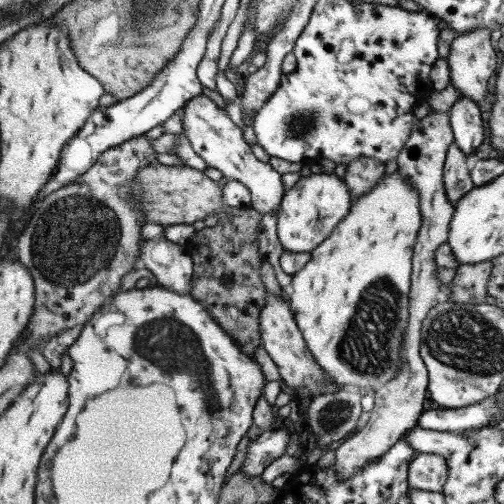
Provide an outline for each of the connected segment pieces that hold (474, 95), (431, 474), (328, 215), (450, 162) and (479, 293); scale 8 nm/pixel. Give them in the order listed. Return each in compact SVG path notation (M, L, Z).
M473 29L467 33L456 35L451 42L449 53L445 58L448 66L448 79L451 87L461 97L468 98L471 102L479 105L487 96L487 82L496 74L497 56L491 47L490 33L487 29Z
M416 453L408 462L408 488L429 493L442 493L447 478L444 458L437 454Z
M310 173L308 176L301 177L289 190L284 192L280 200L276 216L276 235L283 250L289 252L311 252L316 244L322 243L327 235L333 230L346 214L350 207L351 196L342 178L335 173Z
M450 146L443 163L442 183L449 202L453 205L461 196L473 187L470 171L467 170L465 154L461 153L455 146Z
M491 261L462 264L455 268L455 277L449 283L448 299L456 303L479 304L485 302L486 282L491 270Z

